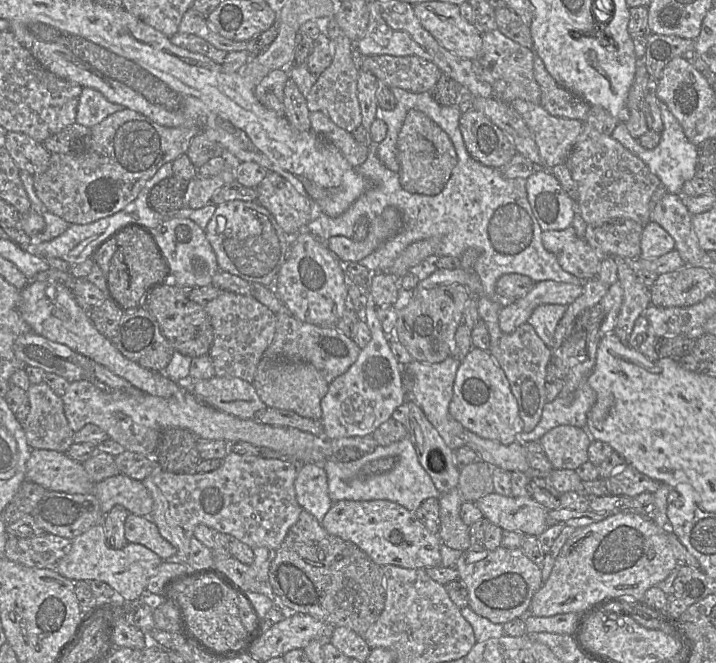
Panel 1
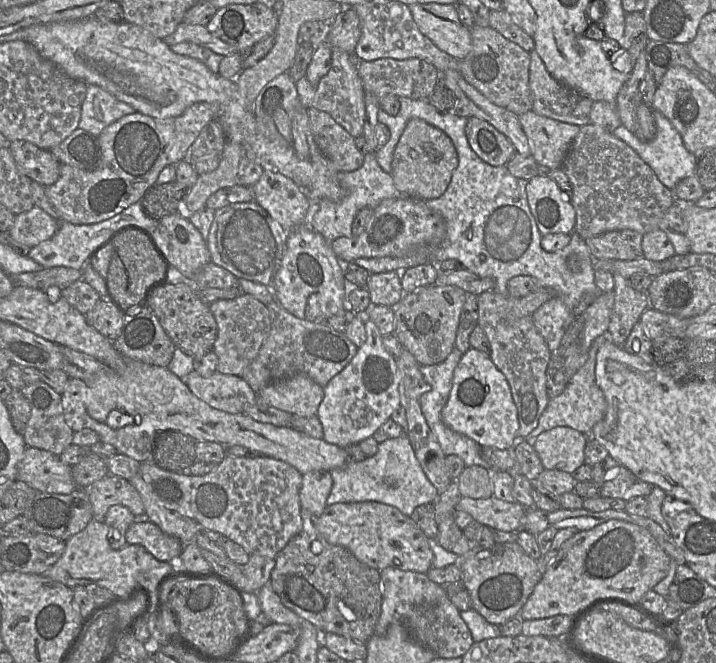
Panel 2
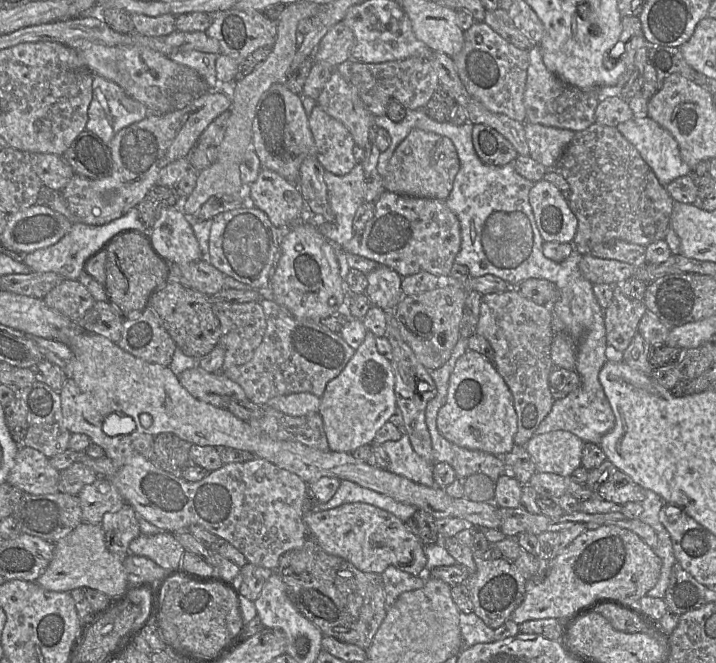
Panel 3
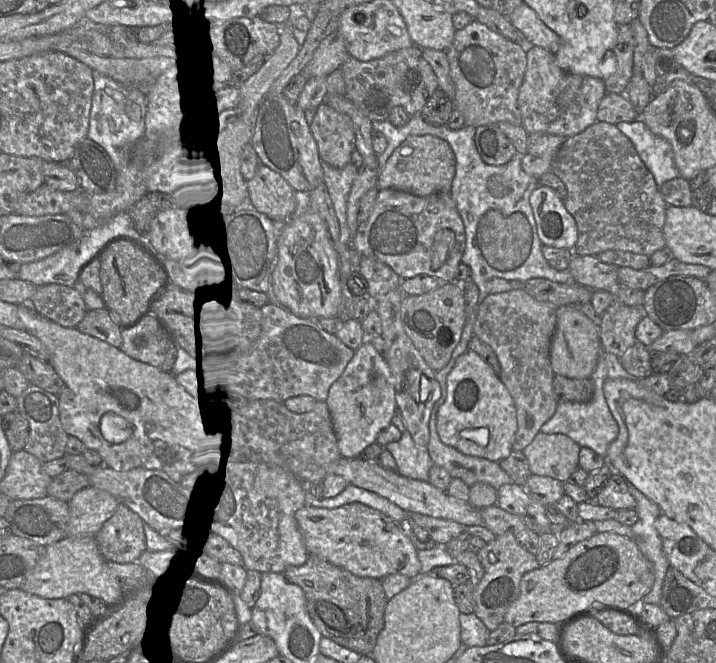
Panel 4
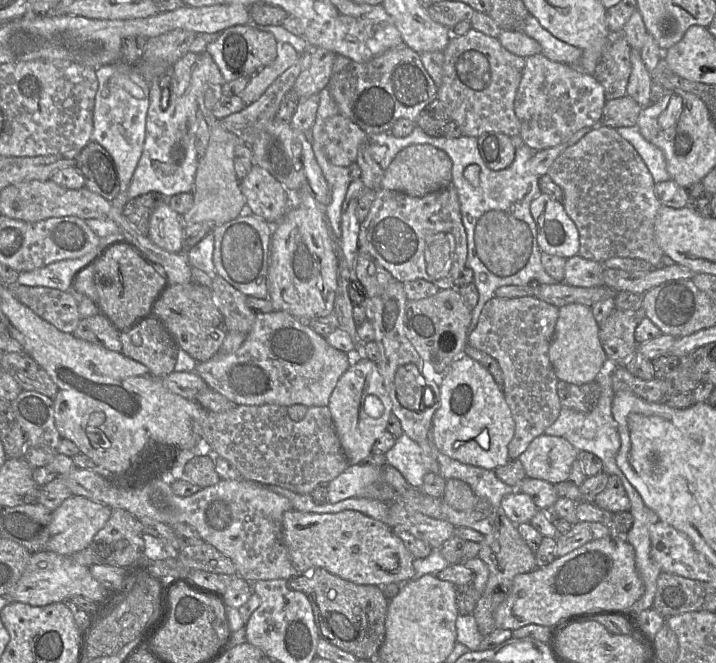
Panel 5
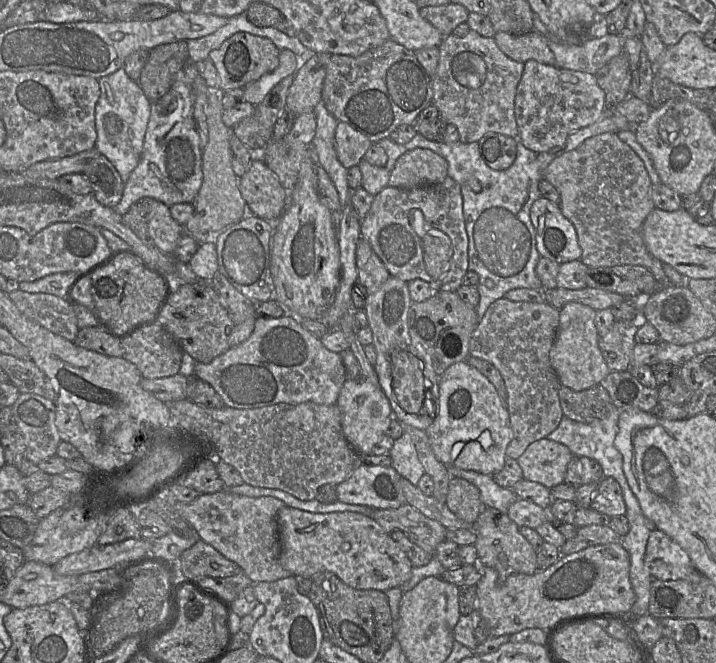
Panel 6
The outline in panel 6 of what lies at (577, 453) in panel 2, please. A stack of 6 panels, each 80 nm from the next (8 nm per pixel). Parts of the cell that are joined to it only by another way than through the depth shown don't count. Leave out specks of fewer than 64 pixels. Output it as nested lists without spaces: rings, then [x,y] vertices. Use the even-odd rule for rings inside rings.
[[[543,438],[531,443],[517,461],[525,480],[552,489],[564,482],[568,464],[573,457],[565,445]]]

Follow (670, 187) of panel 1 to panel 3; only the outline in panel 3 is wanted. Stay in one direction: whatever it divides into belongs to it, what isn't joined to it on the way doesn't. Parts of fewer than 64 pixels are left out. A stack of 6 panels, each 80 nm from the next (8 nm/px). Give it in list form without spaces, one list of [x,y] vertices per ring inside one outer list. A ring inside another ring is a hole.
[[[649,117],[633,118],[618,124],[616,128],[635,147],[641,158],[652,169],[659,183],[664,187],[679,177],[691,174],[692,169],[681,159],[676,139],[653,119]]]

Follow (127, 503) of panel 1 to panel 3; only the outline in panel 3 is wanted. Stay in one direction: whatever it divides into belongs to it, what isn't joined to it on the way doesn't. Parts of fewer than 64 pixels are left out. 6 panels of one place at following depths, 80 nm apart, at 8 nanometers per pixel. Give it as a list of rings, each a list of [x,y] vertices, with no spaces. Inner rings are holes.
[[[97,478],[77,494],[82,509],[82,523],[101,524],[106,512],[115,511],[126,503],[108,478]]]

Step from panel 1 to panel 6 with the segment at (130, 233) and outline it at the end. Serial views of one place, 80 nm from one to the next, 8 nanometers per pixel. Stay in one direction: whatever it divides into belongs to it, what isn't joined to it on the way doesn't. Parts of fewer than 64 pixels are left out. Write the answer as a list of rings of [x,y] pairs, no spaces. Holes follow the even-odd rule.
[[[131,251],[117,252],[109,264],[95,271],[91,277],[91,294],[100,325],[117,336],[126,334],[138,324],[155,319],[168,294],[162,278],[148,269]]]

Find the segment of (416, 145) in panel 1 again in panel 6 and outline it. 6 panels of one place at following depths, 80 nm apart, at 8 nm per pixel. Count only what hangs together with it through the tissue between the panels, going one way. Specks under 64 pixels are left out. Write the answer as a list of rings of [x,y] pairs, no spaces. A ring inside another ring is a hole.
[[[427,148],[402,154],[390,172],[388,186],[411,189],[442,182],[448,177],[447,161]]]

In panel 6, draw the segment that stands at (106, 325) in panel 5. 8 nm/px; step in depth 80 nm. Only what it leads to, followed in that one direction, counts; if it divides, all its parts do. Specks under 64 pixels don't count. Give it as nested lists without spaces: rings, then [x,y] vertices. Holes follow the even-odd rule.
[[[102,325],[79,329],[73,343],[106,356],[124,357],[121,340],[108,334]]]

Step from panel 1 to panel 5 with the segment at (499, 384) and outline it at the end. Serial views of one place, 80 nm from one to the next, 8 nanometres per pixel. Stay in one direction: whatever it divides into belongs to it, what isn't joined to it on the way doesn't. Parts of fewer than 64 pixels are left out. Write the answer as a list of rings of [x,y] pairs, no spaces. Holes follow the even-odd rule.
[[[469,356],[456,359],[443,375],[440,386],[440,406],[432,419],[432,437],[435,447],[444,455],[463,464],[494,471],[508,458],[508,445],[514,436],[515,422],[503,390],[490,372]]]

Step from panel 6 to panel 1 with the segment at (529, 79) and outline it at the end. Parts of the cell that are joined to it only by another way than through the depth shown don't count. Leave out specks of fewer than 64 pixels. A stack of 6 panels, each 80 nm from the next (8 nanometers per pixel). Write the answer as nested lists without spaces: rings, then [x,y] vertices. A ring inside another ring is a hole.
[[[537,54],[534,55],[533,69],[541,90],[540,105],[553,116],[585,122],[591,105],[558,85]]]

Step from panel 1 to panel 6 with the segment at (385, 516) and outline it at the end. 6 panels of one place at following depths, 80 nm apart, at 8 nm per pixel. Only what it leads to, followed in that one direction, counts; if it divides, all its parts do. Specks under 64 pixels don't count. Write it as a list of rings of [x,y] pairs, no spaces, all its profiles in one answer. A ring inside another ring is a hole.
[[[284,506],[277,513],[280,539],[280,564],[296,578],[311,577],[316,573],[331,572],[346,585],[359,590],[387,591],[401,587],[412,574],[412,564],[406,553],[372,518],[356,512],[311,513]]]

